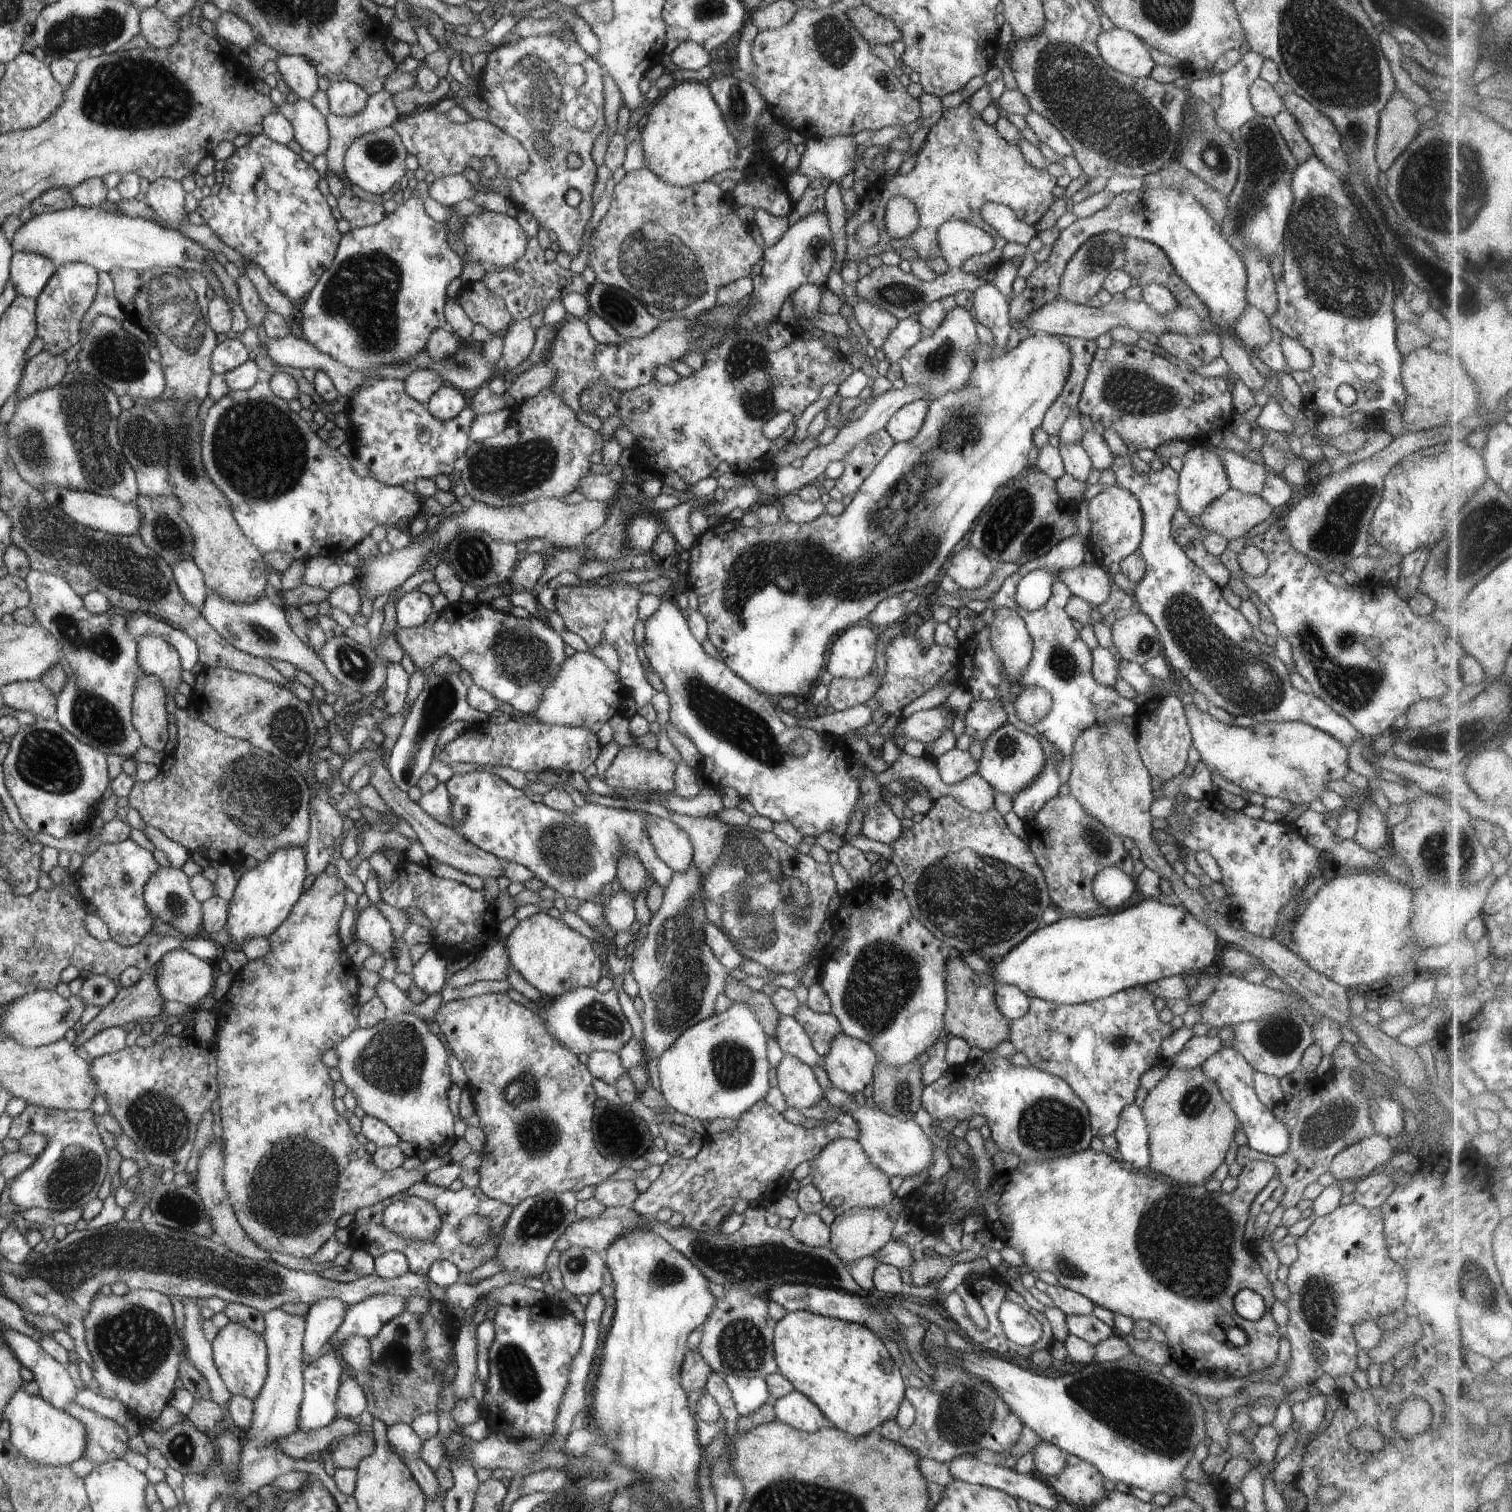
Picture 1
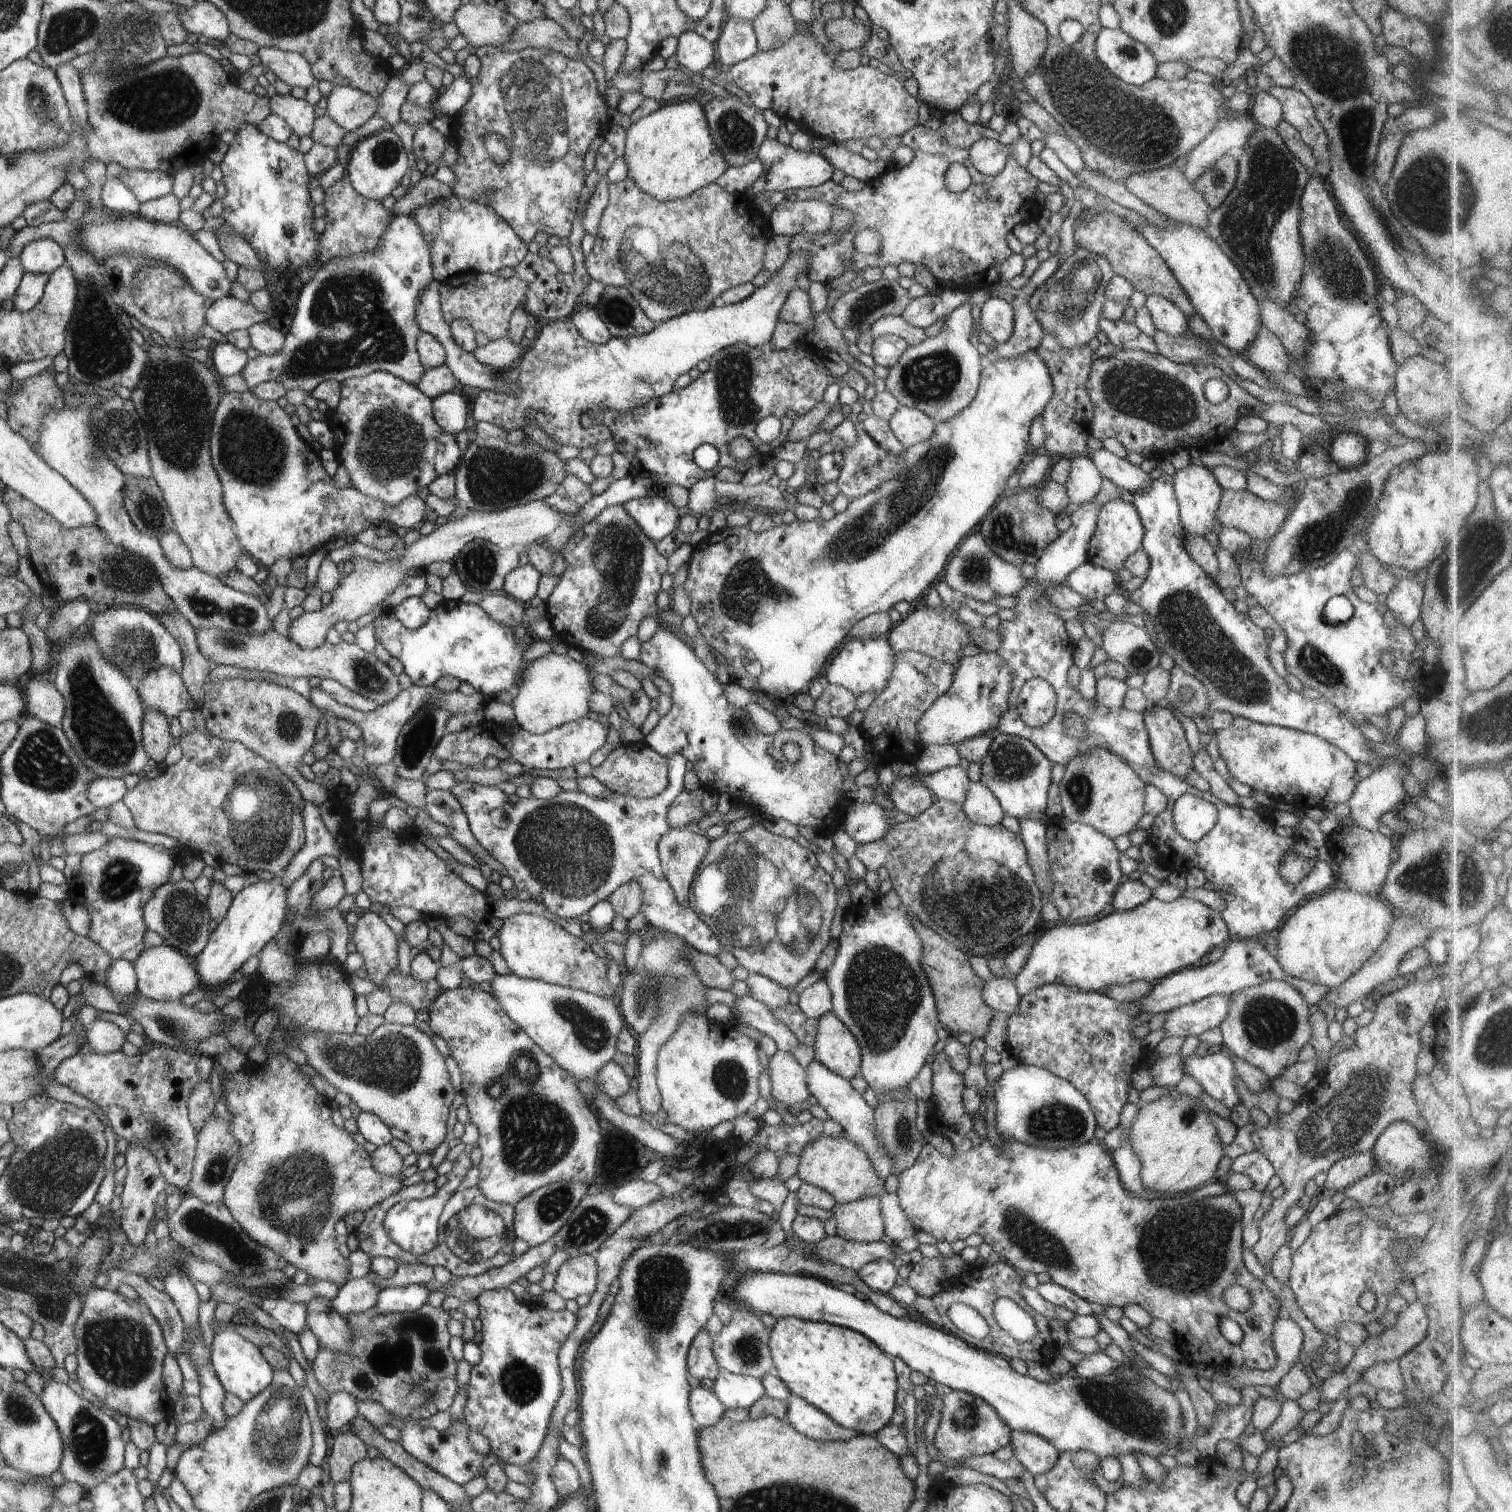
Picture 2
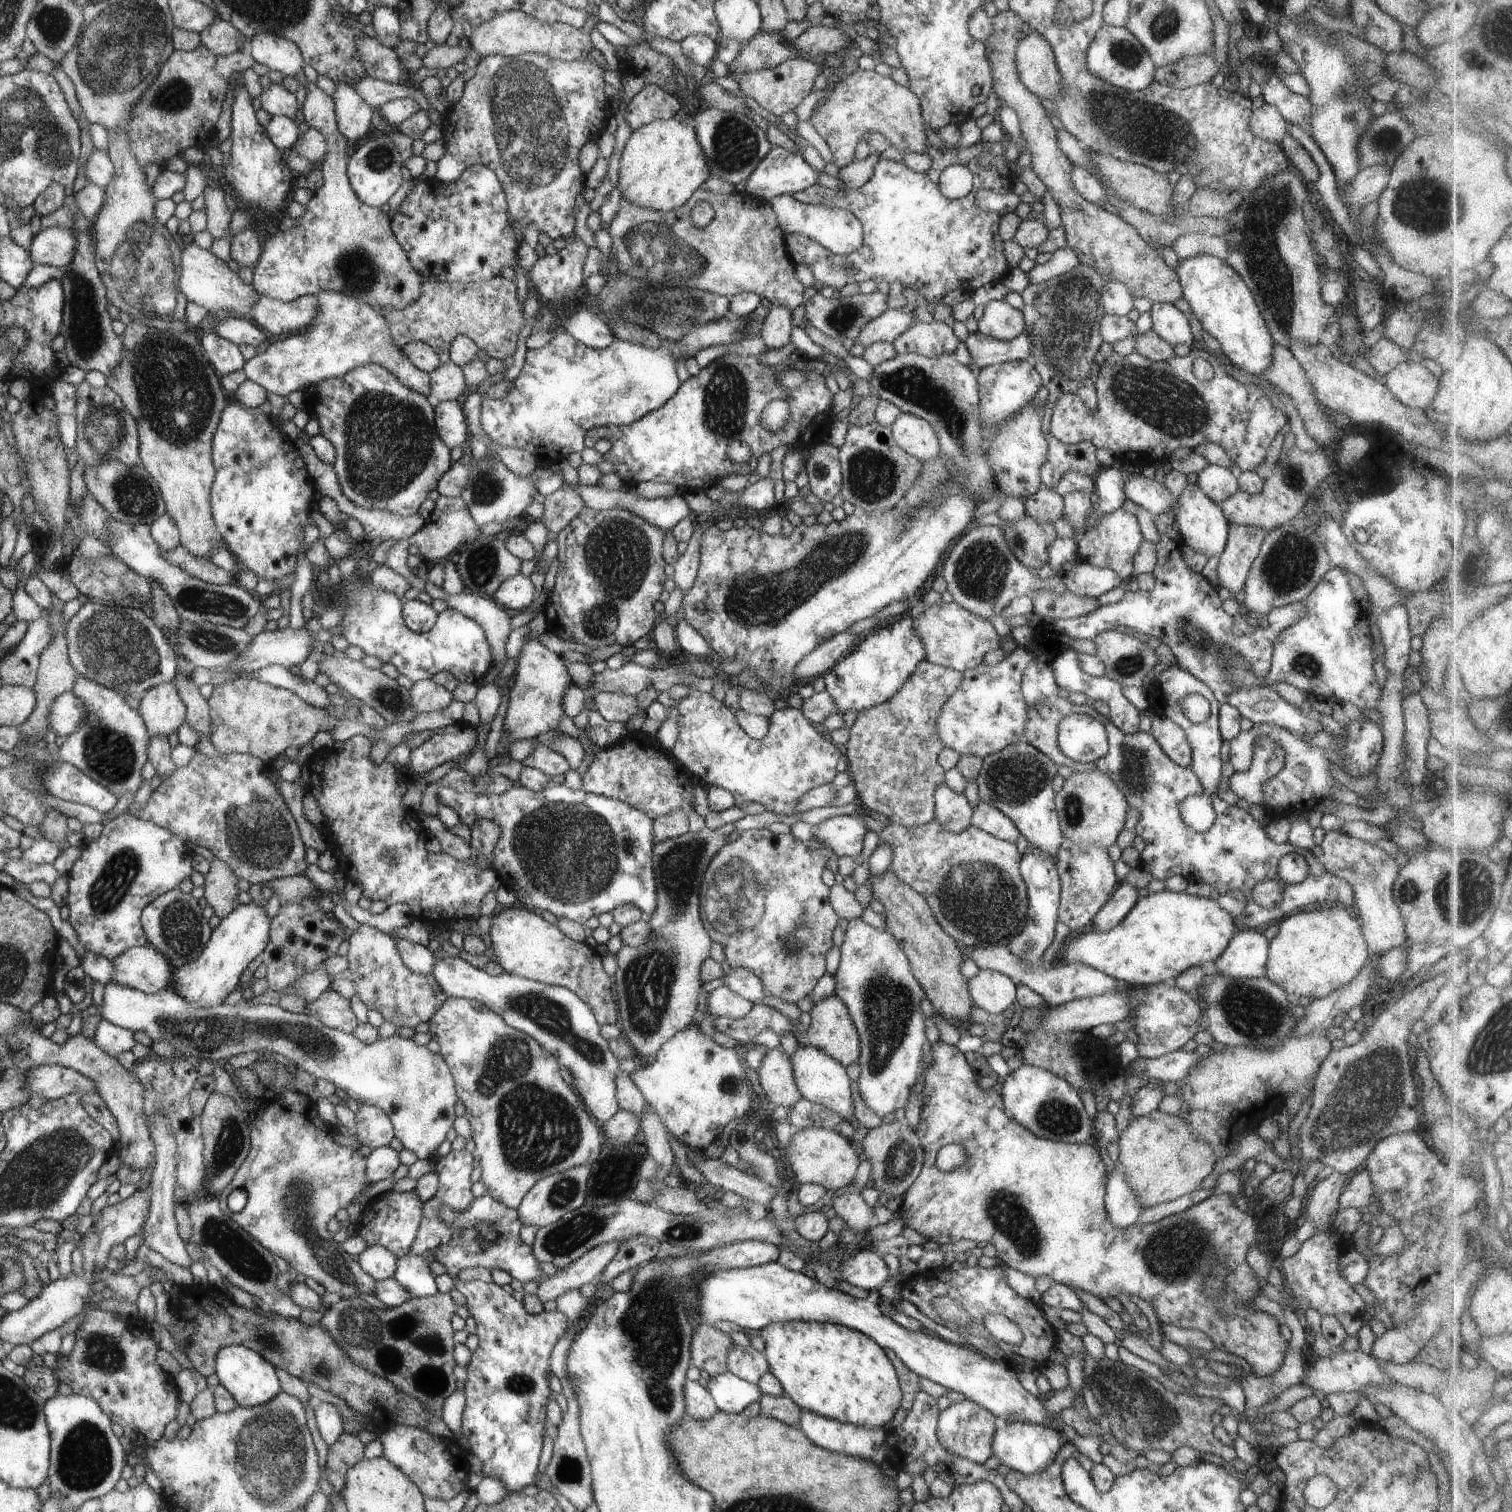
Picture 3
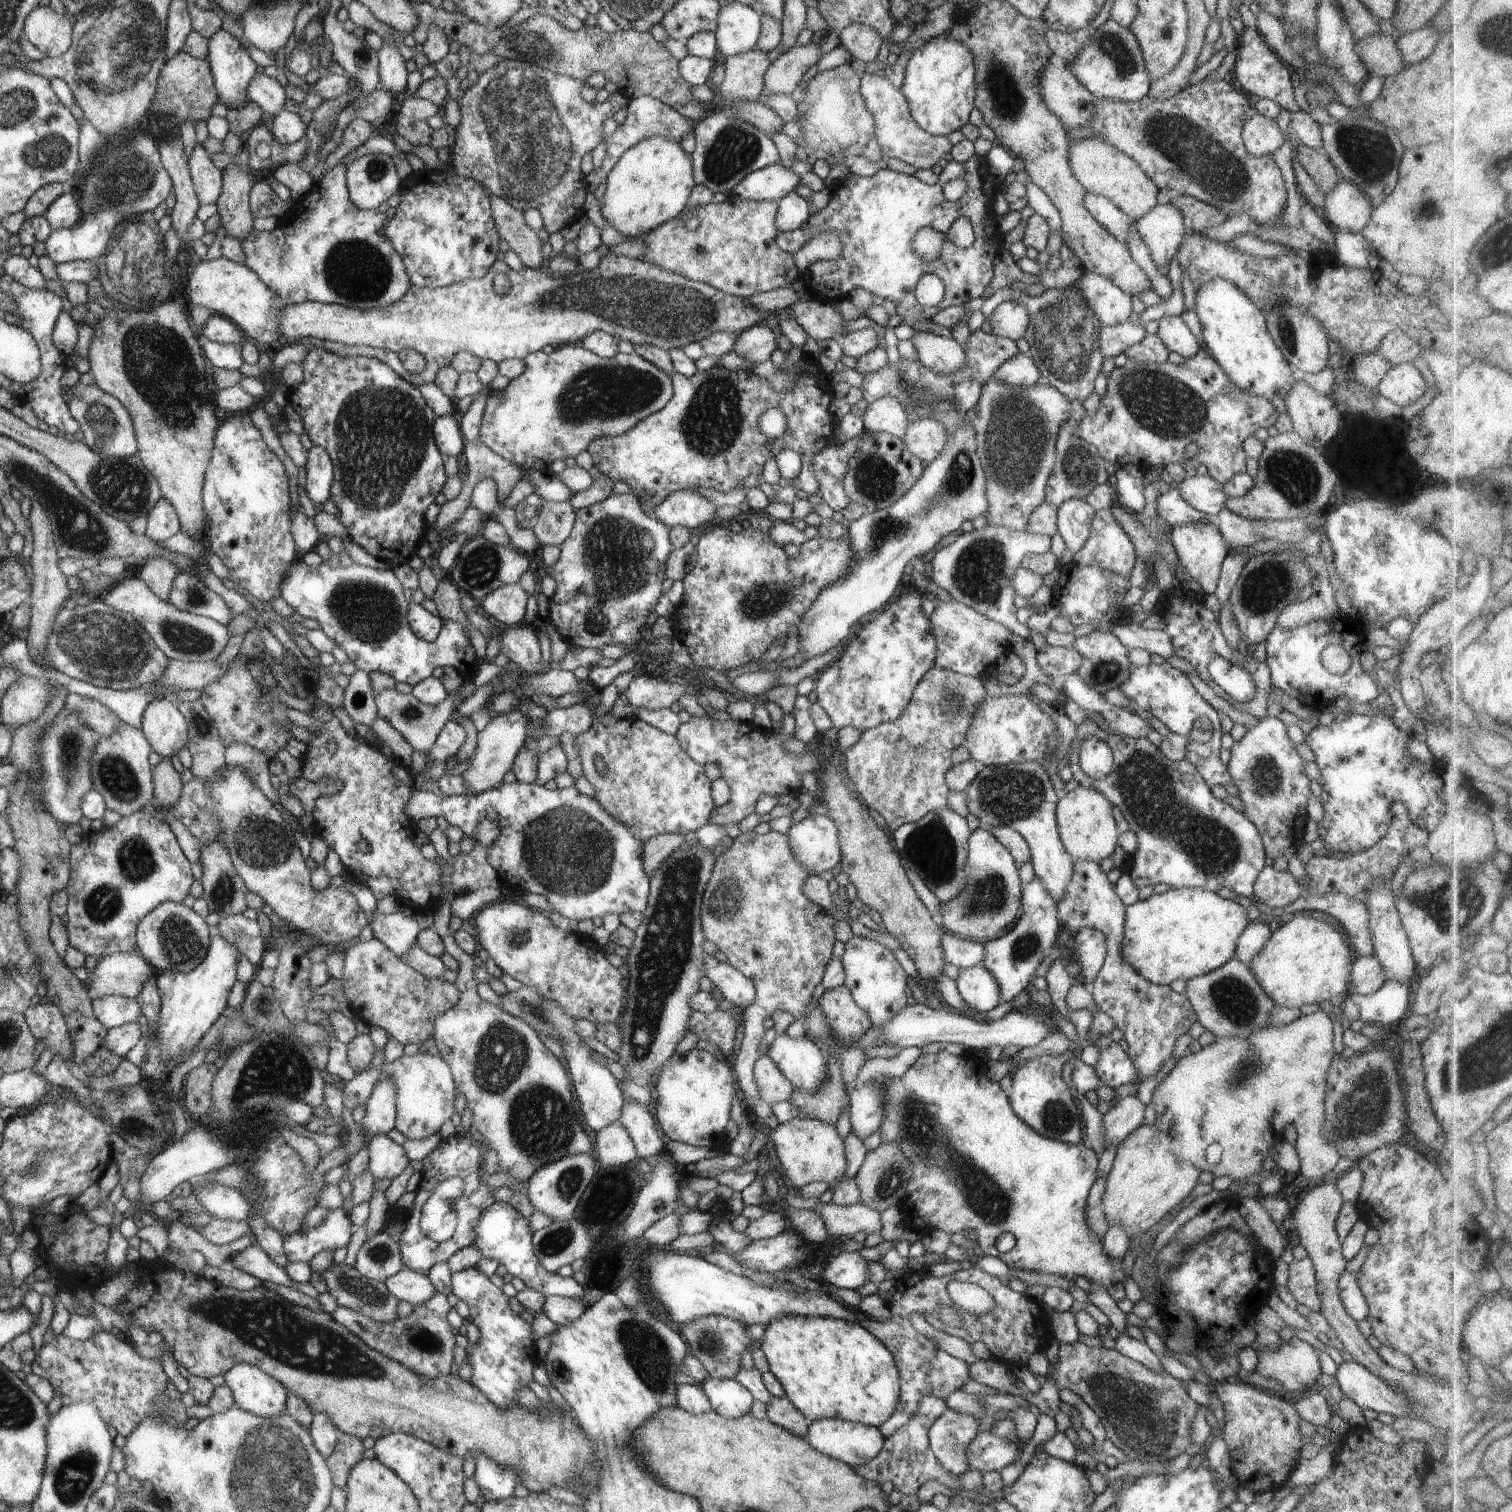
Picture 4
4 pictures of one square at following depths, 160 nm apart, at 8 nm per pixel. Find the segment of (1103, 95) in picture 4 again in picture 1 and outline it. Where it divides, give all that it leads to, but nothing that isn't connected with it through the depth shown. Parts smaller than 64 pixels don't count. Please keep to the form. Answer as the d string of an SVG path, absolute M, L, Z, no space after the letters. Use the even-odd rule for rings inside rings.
M1119 29L1102 31L1097 38L1100 56L1109 67L1134 78L1151 76L1154 61L1148 45L1133 32Z

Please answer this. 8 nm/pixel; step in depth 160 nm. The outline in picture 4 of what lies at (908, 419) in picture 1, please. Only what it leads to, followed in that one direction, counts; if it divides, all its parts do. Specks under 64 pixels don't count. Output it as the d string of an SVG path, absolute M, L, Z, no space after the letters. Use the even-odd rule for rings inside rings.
M932 418L908 423L902 440L906 448L924 464L930 464L947 445L947 428Z

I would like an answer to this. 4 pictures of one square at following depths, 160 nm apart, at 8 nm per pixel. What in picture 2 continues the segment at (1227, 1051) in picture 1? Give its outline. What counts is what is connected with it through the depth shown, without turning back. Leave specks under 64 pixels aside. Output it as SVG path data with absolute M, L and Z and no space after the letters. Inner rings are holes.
M1224 1052L1206 1056L1193 1053L1183 1058L1183 1071L1202 1086L1203 1092L1231 1109L1240 1100L1235 1091L1238 1075L1230 1055Z

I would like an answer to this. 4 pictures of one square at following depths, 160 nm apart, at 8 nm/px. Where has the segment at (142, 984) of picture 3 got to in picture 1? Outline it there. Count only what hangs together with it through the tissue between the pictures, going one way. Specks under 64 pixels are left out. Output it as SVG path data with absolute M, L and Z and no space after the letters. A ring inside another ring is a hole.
M183 948L167 952L160 960L157 968L157 987L164 1001L178 1001L196 1007L206 1001L206 994L211 994L214 984L214 968L205 960Z

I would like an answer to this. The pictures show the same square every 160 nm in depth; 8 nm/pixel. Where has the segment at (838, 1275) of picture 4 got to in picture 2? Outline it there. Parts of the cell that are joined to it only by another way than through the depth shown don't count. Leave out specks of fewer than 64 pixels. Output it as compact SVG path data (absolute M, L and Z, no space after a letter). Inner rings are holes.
M890 1259L870 1261L856 1272L872 1291L885 1295L892 1290L892 1287L896 1285L896 1280L899 1279L898 1268Z

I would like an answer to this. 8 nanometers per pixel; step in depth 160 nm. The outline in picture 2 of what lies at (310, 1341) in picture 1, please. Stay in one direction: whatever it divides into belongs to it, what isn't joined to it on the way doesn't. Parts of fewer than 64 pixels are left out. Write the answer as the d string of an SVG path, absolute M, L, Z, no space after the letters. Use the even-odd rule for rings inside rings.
M366 1275L340 1286L338 1294L329 1303L346 1319L354 1313L374 1308L382 1289Z

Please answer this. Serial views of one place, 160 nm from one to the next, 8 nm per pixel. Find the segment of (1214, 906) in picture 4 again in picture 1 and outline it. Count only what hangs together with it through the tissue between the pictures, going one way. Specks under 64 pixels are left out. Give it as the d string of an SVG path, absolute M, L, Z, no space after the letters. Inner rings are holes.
M1144 899L1114 914L1093 918L1060 918L1029 934L1002 959L991 964L991 974L998 983L1014 985L1029 997L1058 1004L1089 1003L1118 991L1143 987L1171 976L1202 973L1216 960L1222 942L1218 933L1198 920L1184 905L1167 905L1158 899Z

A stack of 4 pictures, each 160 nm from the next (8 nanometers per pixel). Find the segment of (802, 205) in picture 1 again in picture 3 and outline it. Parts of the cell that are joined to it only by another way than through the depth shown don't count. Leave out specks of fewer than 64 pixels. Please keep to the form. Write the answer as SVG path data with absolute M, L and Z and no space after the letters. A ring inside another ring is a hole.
M928 144L926 153L932 159L932 166L928 172L917 173L899 162L888 159L879 159L875 164L873 175L857 189L827 189L820 185L812 185L806 190L795 192L792 196L801 203L809 205L824 205L828 208L845 210L854 213L854 216L863 226L862 246L849 255L835 255L827 248L812 241L804 233L785 234L784 242L792 262L808 265L816 282L822 287L832 286L840 290L843 286L852 283L860 283L864 280L886 280L886 282L900 282L904 288L912 288L915 294L923 294L927 302L940 302L945 294L964 288L966 292L972 292L984 284L999 282L1009 269L1009 264L1003 254L1003 240L998 235L1000 216L997 212L981 209L976 202L977 191L989 190L997 193L1009 193L1014 182L1014 172L1009 169L1009 162L1000 155L994 157L993 168L985 169L976 163L977 146L961 147L953 145L954 149L947 152L939 152ZM949 165L962 165L968 167L973 174L974 183L970 194L961 199L946 199L938 189L940 173Z

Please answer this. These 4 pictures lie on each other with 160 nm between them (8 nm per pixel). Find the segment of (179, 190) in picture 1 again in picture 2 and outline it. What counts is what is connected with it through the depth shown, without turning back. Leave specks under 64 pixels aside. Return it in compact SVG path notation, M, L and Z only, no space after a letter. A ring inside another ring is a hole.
M124 169L116 178L133 190L141 204L169 195L173 191L173 176L160 171Z

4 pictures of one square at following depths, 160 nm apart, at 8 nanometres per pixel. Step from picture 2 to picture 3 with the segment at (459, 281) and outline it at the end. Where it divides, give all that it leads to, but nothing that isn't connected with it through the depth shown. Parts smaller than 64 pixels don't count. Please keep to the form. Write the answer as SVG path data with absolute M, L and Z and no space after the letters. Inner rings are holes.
M501 275L477 283L425 281L421 284L421 295L413 303L401 309L384 307L380 311L389 324L390 338L398 348L413 341L429 344L441 364L449 362L452 342L462 335L473 340L488 356L506 361L516 352L518 335L524 326L523 307L516 297L516 282Z

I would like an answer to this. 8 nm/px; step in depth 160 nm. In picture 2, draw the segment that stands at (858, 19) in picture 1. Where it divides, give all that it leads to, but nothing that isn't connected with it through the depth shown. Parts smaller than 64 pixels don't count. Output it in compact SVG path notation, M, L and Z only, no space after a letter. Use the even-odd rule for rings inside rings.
M845 17L826 21L824 32L829 40L841 50L862 50L863 44L874 34L868 30L856 17L848 20Z

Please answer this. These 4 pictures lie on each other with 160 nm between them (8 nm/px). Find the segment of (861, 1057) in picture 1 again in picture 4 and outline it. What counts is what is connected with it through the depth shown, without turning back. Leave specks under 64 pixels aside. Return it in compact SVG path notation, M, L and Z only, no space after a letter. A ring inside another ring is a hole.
M842 985L826 989L818 999L833 1037L847 1048L871 1026L870 1015L852 998L850 989Z

